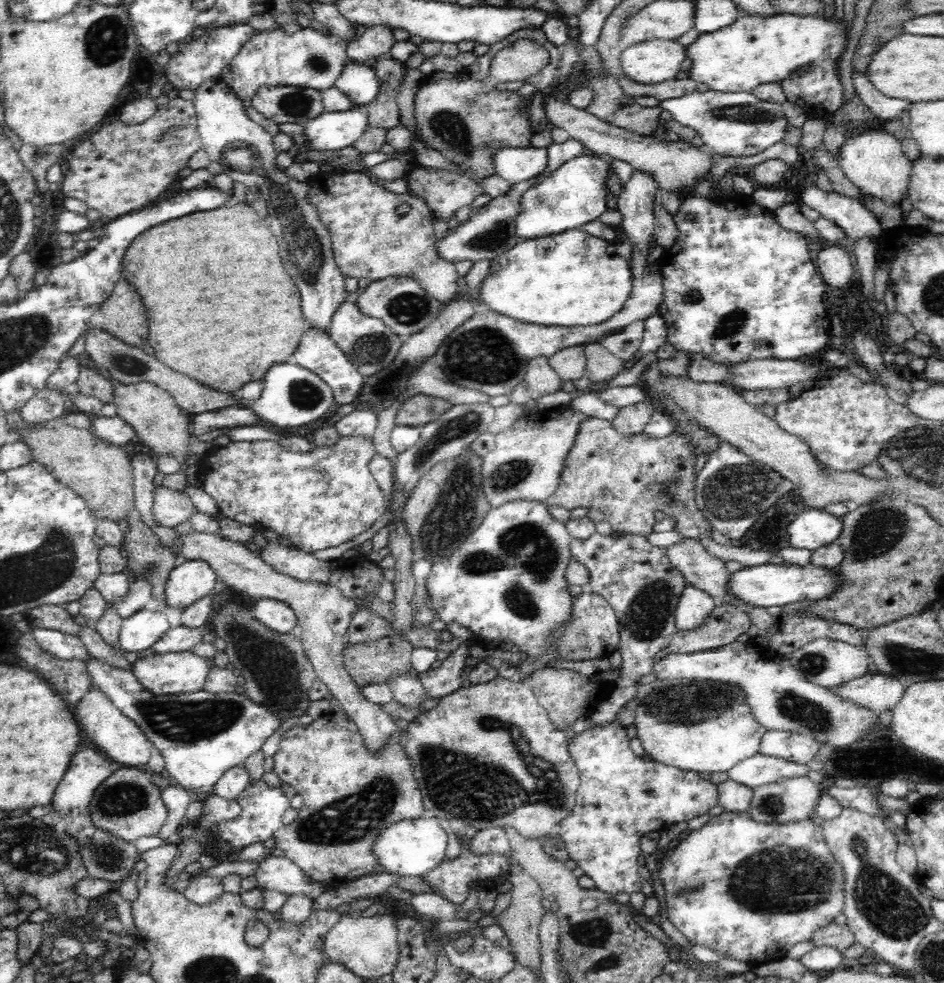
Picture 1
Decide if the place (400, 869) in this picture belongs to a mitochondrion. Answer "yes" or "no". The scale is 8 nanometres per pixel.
no

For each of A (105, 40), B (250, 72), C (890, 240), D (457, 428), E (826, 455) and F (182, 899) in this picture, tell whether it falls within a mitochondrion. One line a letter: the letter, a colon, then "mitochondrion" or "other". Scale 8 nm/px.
A: mitochondrion
B: other
C: other
D: mitochondrion
E: mitochondrion
F: other

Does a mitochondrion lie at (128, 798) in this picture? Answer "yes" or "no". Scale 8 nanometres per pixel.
yes

